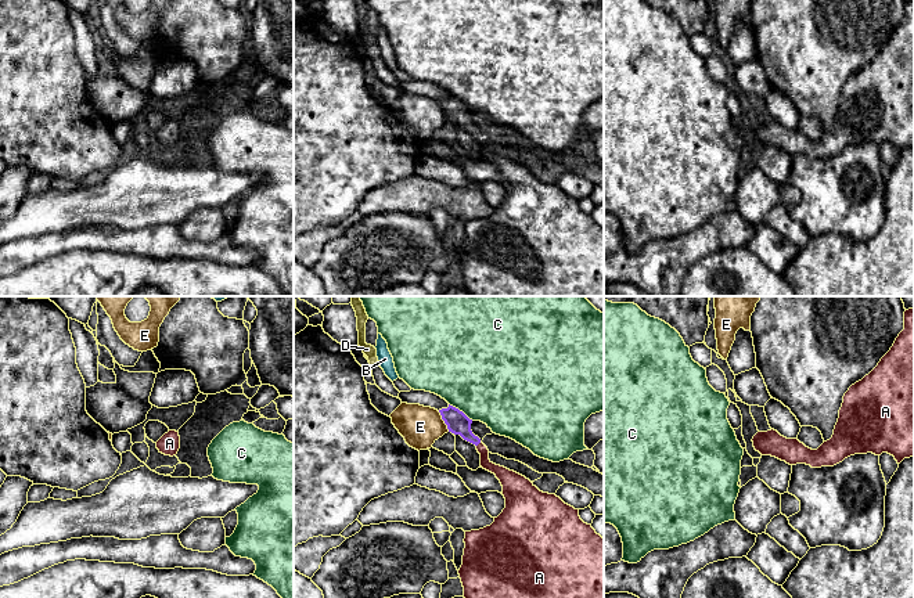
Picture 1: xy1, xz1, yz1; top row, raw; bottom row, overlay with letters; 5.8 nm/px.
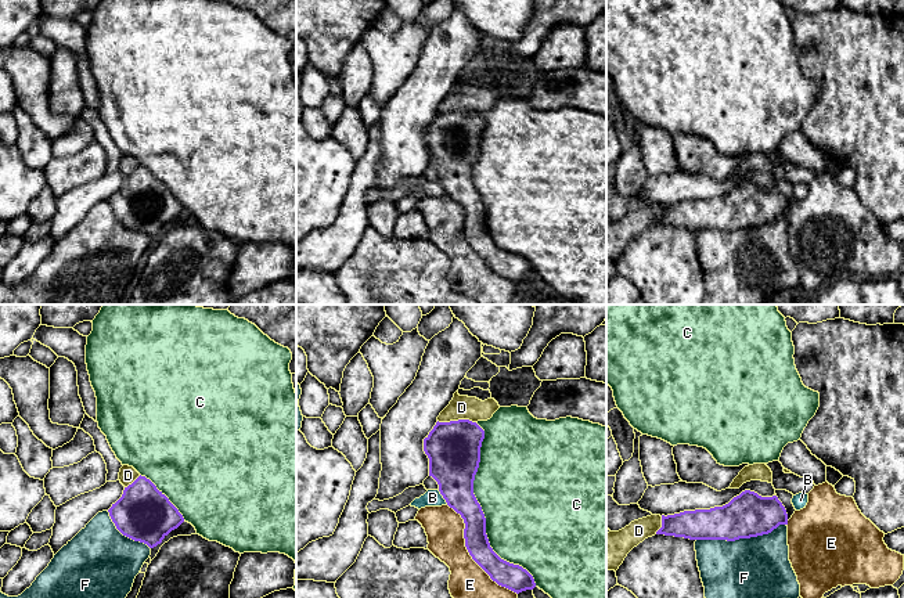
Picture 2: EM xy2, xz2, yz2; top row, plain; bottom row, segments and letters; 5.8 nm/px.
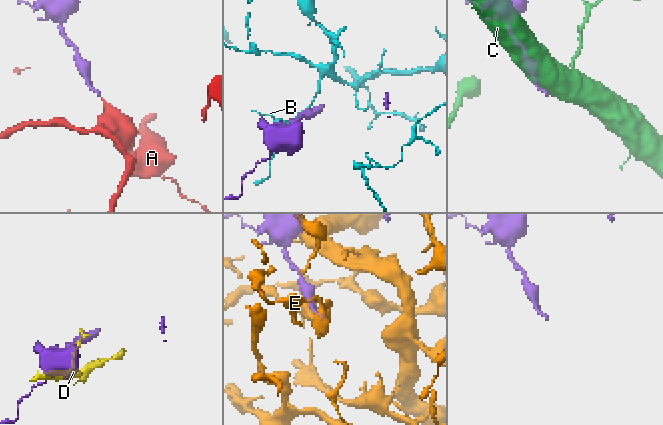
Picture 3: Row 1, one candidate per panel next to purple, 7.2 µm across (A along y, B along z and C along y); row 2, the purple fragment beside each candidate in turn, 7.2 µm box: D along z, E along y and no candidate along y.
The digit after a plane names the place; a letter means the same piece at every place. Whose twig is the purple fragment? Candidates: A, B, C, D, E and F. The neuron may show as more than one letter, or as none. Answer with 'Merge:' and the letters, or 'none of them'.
Merge: A

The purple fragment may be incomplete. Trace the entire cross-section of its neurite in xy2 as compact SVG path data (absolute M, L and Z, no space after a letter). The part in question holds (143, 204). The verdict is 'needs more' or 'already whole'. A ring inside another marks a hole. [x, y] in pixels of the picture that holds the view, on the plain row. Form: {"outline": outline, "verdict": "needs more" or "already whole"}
{"outline": "M138 166L132 174L125 177L122 187L108 199L116 219L126 227L147 234L150 238L156 237L184 208L169 188L156 179L145 166Z", "verdict": "already whole"}

